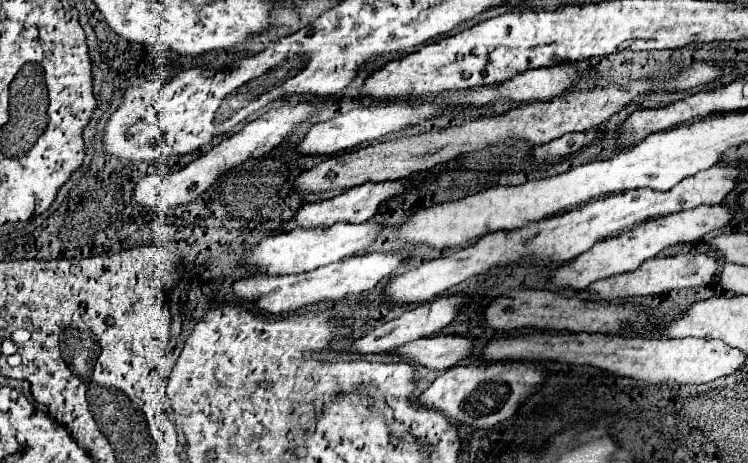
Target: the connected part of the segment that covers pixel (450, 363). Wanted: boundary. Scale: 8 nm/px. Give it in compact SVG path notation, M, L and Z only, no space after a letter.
M438 335L430 339L418 339L414 343L406 343L394 353L388 353L392 361L408 361L414 365L422 365L430 371L446 371L454 367L460 359L468 357L472 349L472 341L460 335Z

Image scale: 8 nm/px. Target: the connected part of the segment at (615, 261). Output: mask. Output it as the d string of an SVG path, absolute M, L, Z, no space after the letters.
M700 205L688 211L680 211L680 213L672 213L666 217L658 217L658 219L650 219L634 229L624 231L622 235L610 237L606 241L596 243L590 251L586 251L584 255L576 257L570 265L560 267L554 275L552 281L556 285L562 287L572 287L572 289L586 289L590 283L604 279L604 277L612 277L612 275L620 275L620 273L628 273L628 271L636 271L644 261L656 257L662 249L676 245L676 243L690 243L690 241L700 241L706 233L710 233L712 229L724 227L728 221L732 219L732 213L726 211L722 205Z

